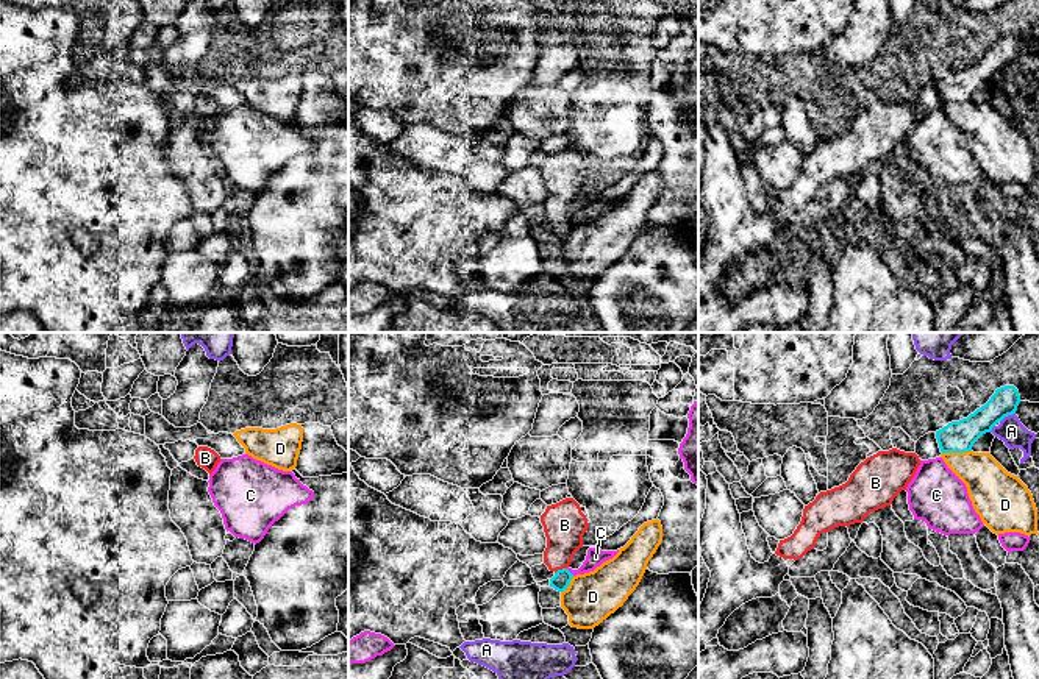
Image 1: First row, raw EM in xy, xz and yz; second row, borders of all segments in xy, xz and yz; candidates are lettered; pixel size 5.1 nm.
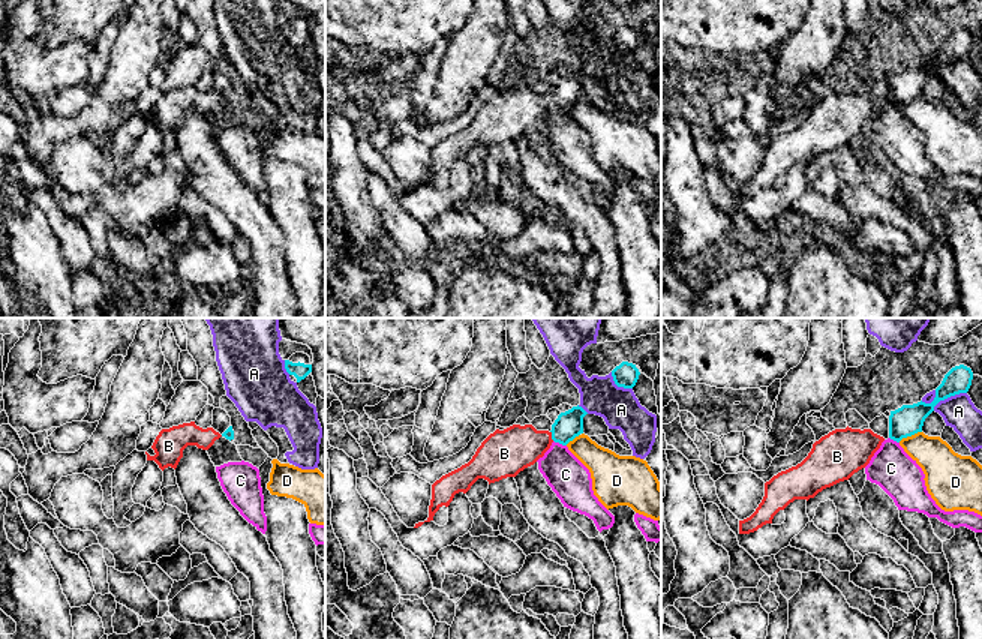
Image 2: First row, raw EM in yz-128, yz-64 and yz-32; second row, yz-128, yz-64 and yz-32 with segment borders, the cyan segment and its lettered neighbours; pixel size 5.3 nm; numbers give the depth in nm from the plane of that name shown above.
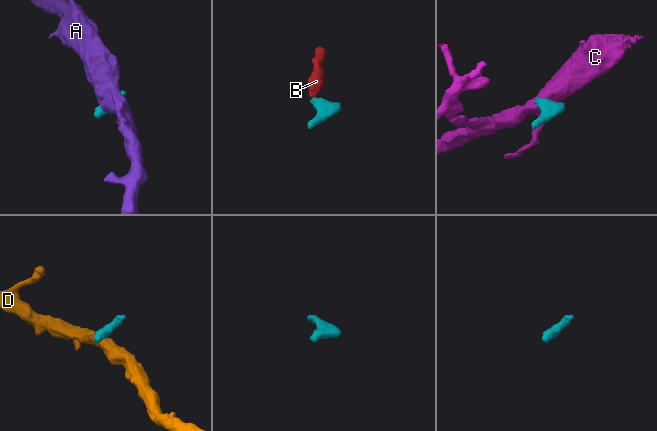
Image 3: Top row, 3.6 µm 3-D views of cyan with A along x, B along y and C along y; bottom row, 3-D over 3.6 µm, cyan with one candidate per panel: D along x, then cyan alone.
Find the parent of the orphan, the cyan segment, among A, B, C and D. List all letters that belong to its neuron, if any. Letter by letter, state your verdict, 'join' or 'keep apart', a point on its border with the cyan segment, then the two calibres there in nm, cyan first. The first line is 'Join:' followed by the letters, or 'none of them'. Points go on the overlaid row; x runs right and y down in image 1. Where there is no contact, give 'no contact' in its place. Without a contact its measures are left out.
Join: B
A: keep apart; meets cyan in yz at (1006, 415); 150 nm thick on the cyan side, 140 nm on the other
B: join; meets cyan in xz at (560, 570); 90 nm thick on the cyan side, 220 nm on the other
C: keep apart; meets cyan in xz at (569, 572); 90 nm thick on the cyan side, 90 nm on the other
D: keep apart; meets cyan in yz at (956, 451); 160 nm thick on the cyan side, 240 nm on the other

